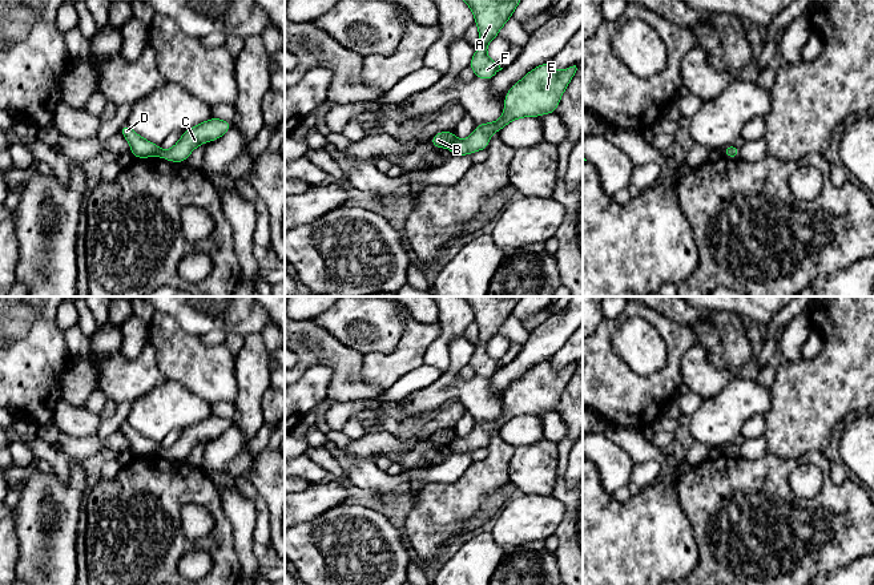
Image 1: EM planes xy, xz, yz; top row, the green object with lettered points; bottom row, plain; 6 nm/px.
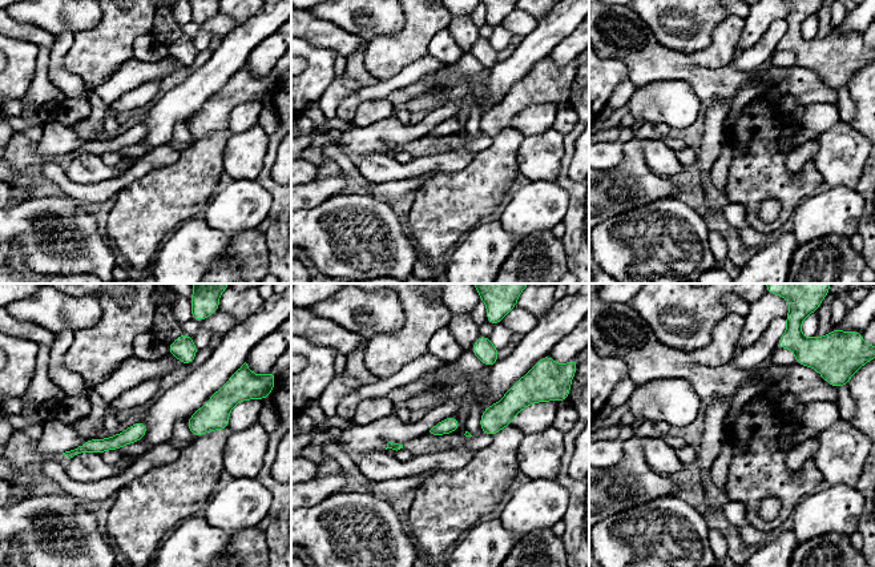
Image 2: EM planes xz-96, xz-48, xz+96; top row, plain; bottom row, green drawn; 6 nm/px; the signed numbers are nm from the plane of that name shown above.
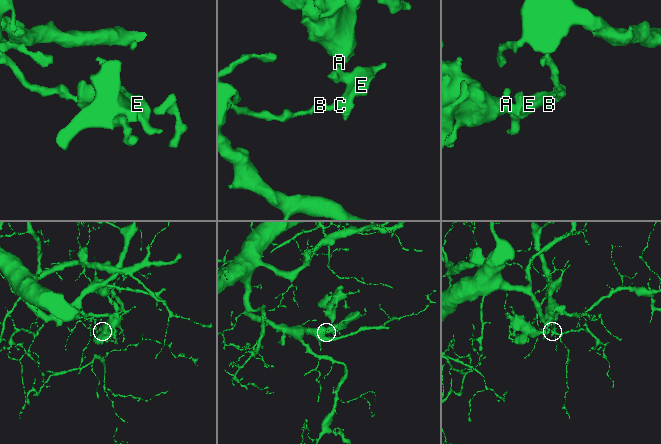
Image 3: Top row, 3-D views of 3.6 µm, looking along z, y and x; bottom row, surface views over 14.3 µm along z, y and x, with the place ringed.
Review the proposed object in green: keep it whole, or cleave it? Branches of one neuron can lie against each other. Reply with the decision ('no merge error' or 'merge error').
merge error

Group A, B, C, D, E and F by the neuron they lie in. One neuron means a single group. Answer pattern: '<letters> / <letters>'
A C E F / B D

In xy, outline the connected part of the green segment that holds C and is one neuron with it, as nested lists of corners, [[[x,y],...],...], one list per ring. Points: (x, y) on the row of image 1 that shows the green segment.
[[[212,117],[184,132],[178,142],[169,150],[158,149],[157,157],[170,162],[186,162],[190,153],[200,145],[221,138],[231,129],[230,121]]]

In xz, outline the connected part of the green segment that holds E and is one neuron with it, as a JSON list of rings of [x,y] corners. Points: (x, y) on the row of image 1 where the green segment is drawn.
[[[549,61],[533,68],[506,93],[503,116],[498,121],[476,125],[467,140],[456,140],[450,146],[451,153],[470,156],[478,150],[487,150],[491,134],[500,133],[513,120],[556,113],[576,70],[576,65],[553,70]]]

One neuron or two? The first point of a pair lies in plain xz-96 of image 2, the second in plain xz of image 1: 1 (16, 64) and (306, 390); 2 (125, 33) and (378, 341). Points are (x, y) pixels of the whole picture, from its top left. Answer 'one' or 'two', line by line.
1: one
2: two

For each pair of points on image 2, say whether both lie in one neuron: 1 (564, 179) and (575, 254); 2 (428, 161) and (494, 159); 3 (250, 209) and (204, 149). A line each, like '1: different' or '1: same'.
1: same
2: different
3: different

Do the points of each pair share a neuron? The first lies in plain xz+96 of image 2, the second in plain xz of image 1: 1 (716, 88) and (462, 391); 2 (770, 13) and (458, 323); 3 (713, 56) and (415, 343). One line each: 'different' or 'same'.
1: same
2: same
3: same

